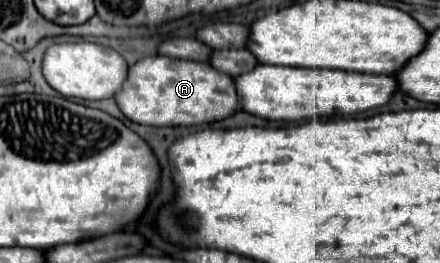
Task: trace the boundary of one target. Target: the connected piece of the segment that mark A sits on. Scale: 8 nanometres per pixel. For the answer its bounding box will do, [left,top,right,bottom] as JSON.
[115,57,239,127]

